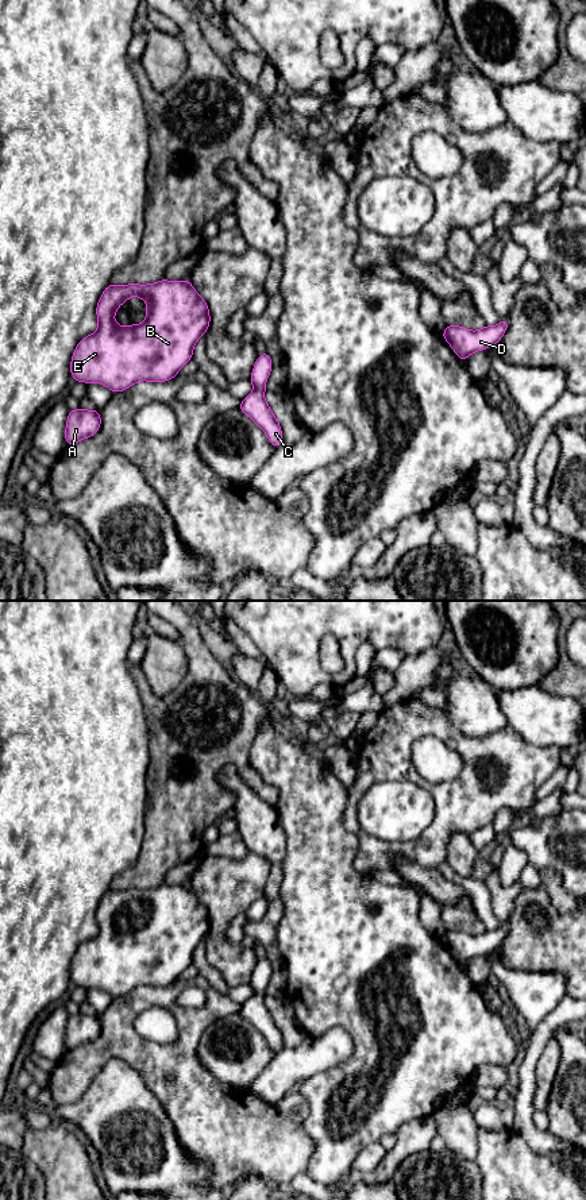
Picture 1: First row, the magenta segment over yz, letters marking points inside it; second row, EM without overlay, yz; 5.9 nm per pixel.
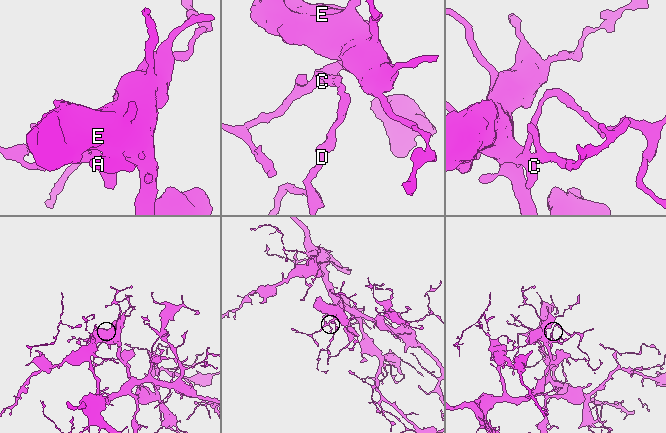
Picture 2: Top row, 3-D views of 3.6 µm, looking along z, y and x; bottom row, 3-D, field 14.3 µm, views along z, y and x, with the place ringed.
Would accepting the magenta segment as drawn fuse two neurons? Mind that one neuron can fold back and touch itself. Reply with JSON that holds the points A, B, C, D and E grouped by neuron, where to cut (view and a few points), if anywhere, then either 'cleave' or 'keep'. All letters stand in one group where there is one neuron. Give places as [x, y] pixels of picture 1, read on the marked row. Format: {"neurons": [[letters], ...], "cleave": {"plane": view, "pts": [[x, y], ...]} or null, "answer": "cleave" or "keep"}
{"neurons": [["A", "B", "C", "D", "E"]], "cleave": null, "answer": "keep"}

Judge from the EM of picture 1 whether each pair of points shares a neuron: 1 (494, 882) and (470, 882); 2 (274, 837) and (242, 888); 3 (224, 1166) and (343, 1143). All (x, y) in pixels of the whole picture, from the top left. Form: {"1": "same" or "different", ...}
{"1": "different", "2": "different", "3": "different"}

